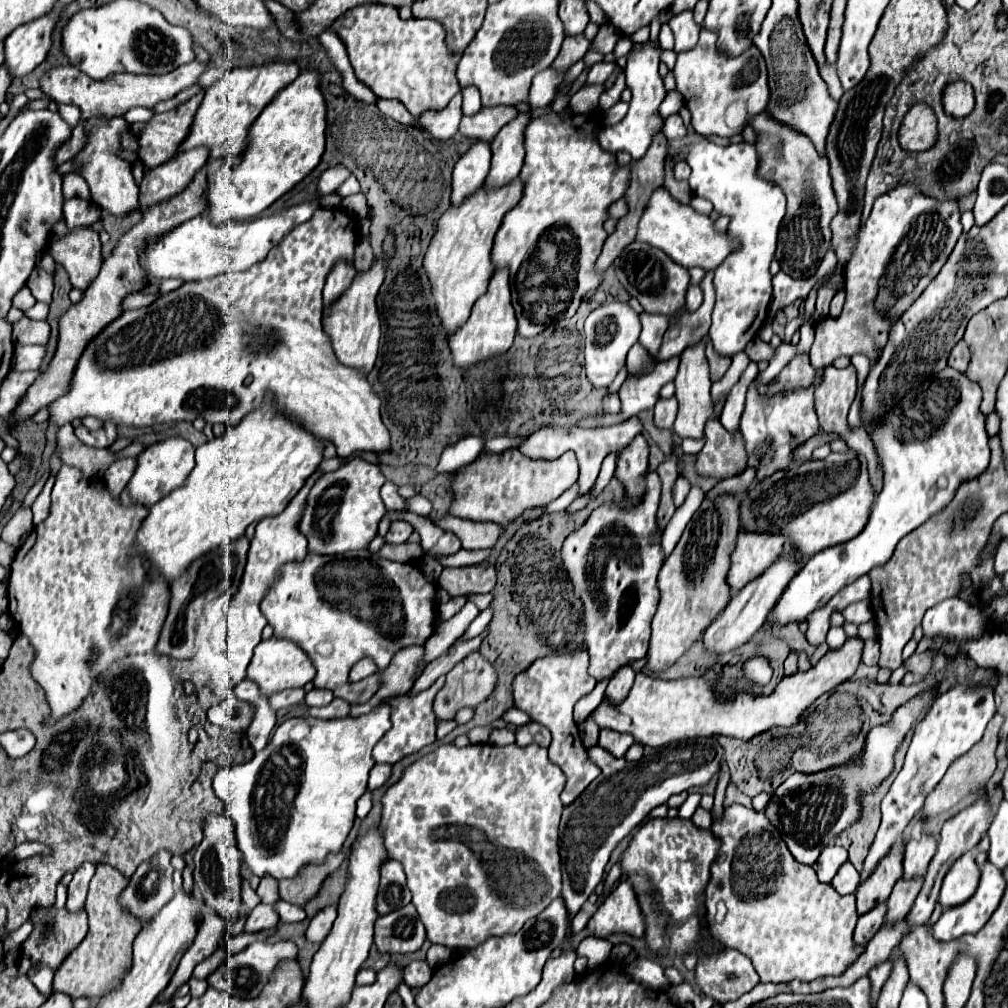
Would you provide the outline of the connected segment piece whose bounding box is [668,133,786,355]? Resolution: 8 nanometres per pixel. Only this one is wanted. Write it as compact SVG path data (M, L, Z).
M690 133L678 141L668 141L668 155L674 159L678 153L684 153L684 161L692 169L688 179L692 193L712 201L720 215L728 215L732 219L728 233L742 241L742 249L732 253L714 273L716 307L712 313L712 329L708 333L720 355L736 355L744 351L756 335L756 329L760 329L756 315L766 313L772 297L772 277L768 267L774 259L778 229L786 213L786 197L778 185L758 177L760 157L750 143L720 147Z

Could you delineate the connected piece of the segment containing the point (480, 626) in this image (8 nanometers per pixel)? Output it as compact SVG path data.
M484 609L474 621L472 625L468 627L468 631L462 635L462 639L470 639L470 637L476 637L484 631L484 627L488 627L488 623L492 621L492 609Z

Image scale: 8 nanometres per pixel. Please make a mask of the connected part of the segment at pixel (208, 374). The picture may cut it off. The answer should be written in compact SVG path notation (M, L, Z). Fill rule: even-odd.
M318 209L314 213L314 217L302 225L298 225L294 231L290 231L284 241L280 245L276 245L268 257L260 263L260 265L254 265L250 267L248 271L242 271L242 273L224 273L224 275L218 275L218 277L212 277L212 279L204 279L204 281L190 281L190 283L184 283L180 289L172 291L172 293L166 293L162 295L158 301L154 301L150 307L142 307L142 309L134 309L134 311L126 311L122 317L118 317L116 321L112 321L98 337L94 337L88 347L84 349L80 361L78 361L78 367L74 371L74 379L70 385L70 393L62 395L60 399L56 399L52 405L50 405L50 421L54 421L58 427L64 425L64 423L70 423L74 419L80 419L80 417L86 417L86 415L92 415L92 417L98 417L100 421L108 421L108 419L114 419L118 425L134 425L134 427L148 427L148 425L156 425L156 423L174 423L174 421L194 421L194 419L204 419L206 423L214 425L214 423L224 423L224 425L236 425L242 421L242 417L246 413L250 413L256 405L262 403L262 397L264 397L264 391L270 389L278 403L294 417L298 419L302 425L306 425L308 431L320 435L320 437L326 437L330 439L334 445L336 445L336 451L338 451L338 457L342 459L350 459L352 455L358 455L358 453L388 453L390 451L390 433L388 429L384 427L382 419L380 419L380 399L378 395L372 391L372 387L368 385L366 381L366 375L356 371L356 369L350 369L350 367L344 367L338 363L332 347L330 347L330 339L326 337L324 329L322 329L322 287L324 287L324 279L326 275L330 273L332 265L342 259L342 257L348 257L350 261L354 259L354 247L356 247L356 221L354 225L350 225L352 219L346 211L342 209Z

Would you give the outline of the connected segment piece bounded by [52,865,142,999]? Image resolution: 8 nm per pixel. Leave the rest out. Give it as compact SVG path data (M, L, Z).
M98 865L92 881L90 891L86 899L86 913L90 919L90 931L86 939L64 959L64 963L54 973L54 983L60 985L60 993L76 997L100 997L106 989L110 989L112 981L124 971L126 965L132 961L132 943L138 935L138 929L142 927L136 917L132 917L122 905L120 905L120 893L130 883L128 877L124 877L118 869L110 865Z

